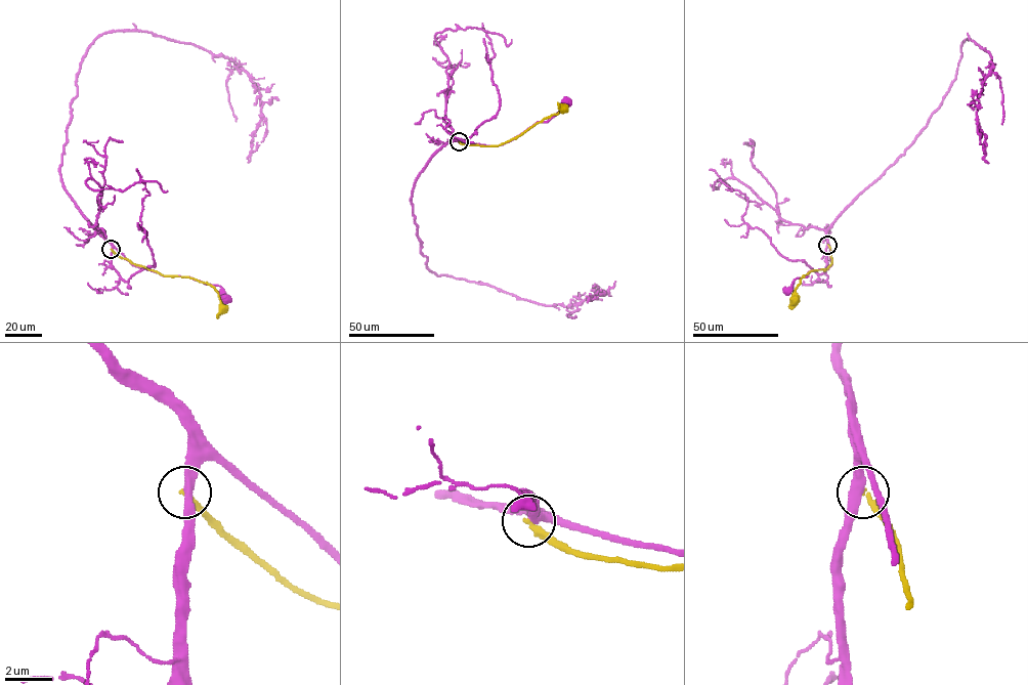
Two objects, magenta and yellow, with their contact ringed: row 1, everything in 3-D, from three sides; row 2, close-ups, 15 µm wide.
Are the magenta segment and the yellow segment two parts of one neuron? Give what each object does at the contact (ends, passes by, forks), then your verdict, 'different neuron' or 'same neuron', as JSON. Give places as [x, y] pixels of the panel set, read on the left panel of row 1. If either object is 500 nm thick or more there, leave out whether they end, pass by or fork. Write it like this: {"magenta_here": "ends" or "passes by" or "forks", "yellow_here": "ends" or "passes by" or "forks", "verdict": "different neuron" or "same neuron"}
{"magenta_here": "passes by", "yellow_here": "ends", "verdict": "different neuron"}

